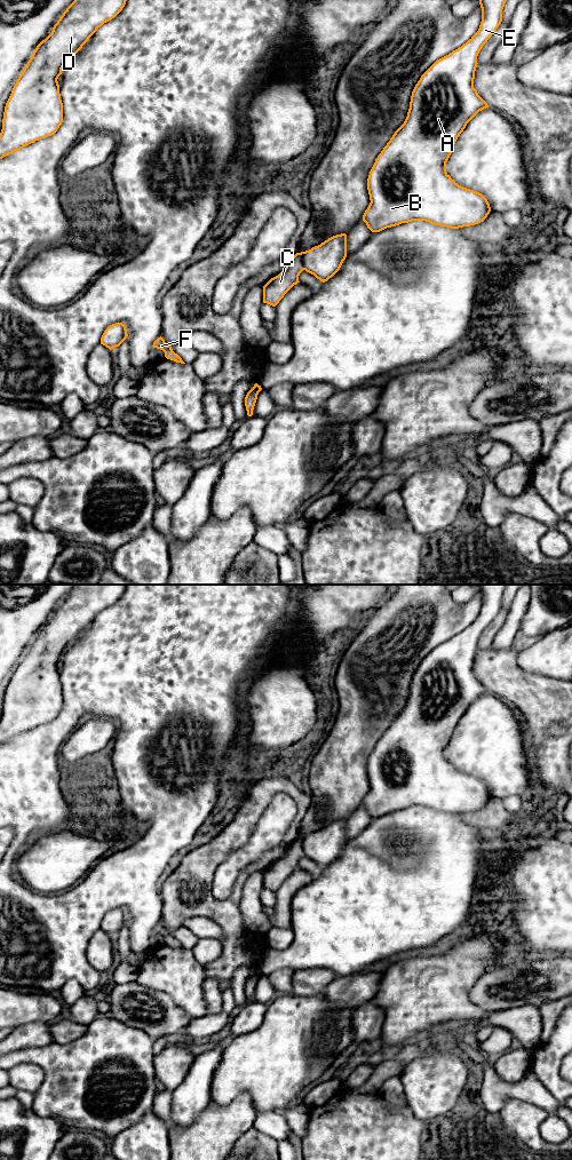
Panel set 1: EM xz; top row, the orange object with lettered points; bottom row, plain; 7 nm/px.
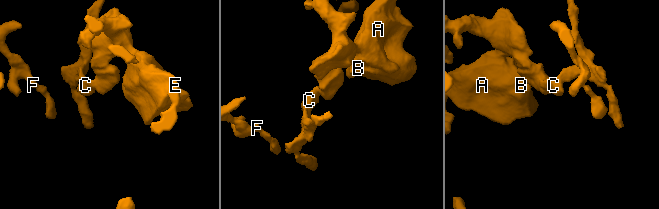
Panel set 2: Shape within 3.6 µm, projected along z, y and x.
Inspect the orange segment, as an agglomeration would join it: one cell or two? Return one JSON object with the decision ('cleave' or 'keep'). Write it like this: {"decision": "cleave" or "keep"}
{"decision": "cleave"}

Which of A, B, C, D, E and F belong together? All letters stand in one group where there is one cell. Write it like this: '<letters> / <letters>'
A B D E F / C

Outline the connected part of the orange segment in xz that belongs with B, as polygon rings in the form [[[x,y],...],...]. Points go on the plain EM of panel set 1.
[[[479,585],[482,607],[478,617],[461,633],[437,645],[415,670],[404,709],[378,741],[367,764],[371,788],[363,801],[363,807],[372,818],[380,818],[412,807],[426,807],[435,811],[459,815],[478,810],[490,800],[487,785],[482,779],[463,773],[452,765],[446,758],[446,748],[467,709],[479,697],[488,693],[474,674],[477,642],[501,610],[506,587],[507,585]]]

